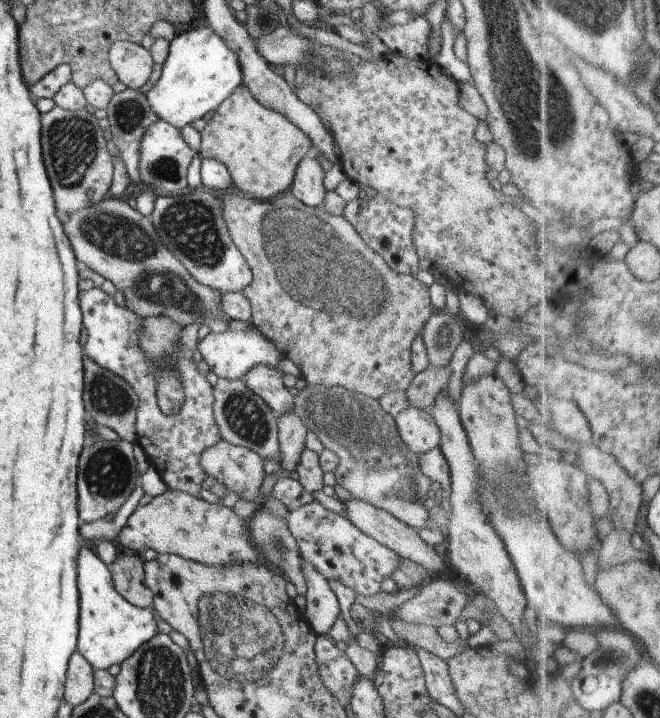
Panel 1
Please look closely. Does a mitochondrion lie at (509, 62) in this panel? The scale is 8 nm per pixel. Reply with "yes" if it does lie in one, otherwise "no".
yes

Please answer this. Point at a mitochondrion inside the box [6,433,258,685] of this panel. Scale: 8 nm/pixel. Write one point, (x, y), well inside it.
(108, 471)

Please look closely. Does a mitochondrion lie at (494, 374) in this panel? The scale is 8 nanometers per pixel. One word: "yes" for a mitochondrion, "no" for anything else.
no

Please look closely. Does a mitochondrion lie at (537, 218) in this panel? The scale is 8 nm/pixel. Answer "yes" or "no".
no

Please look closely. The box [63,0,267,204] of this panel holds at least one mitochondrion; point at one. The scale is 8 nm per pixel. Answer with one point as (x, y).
(128, 113)

